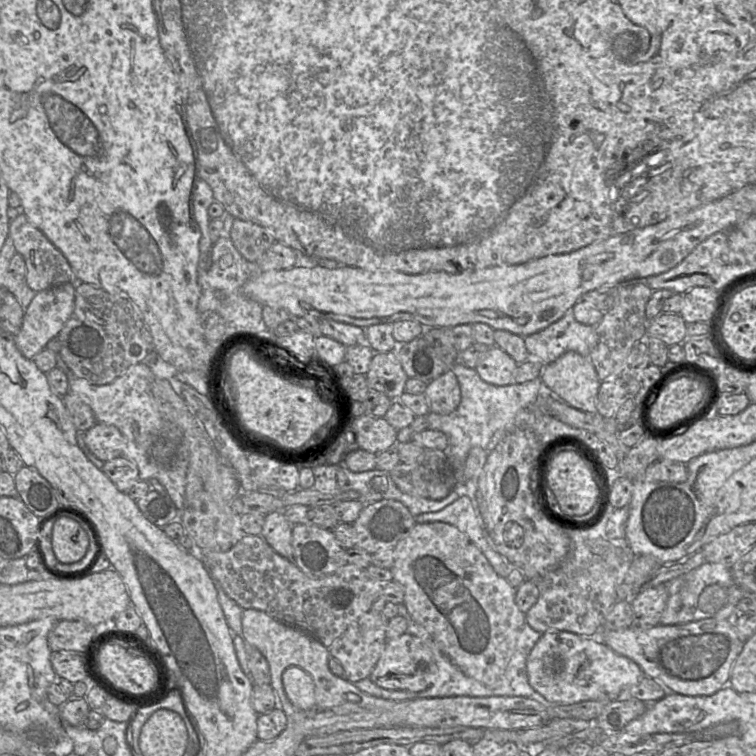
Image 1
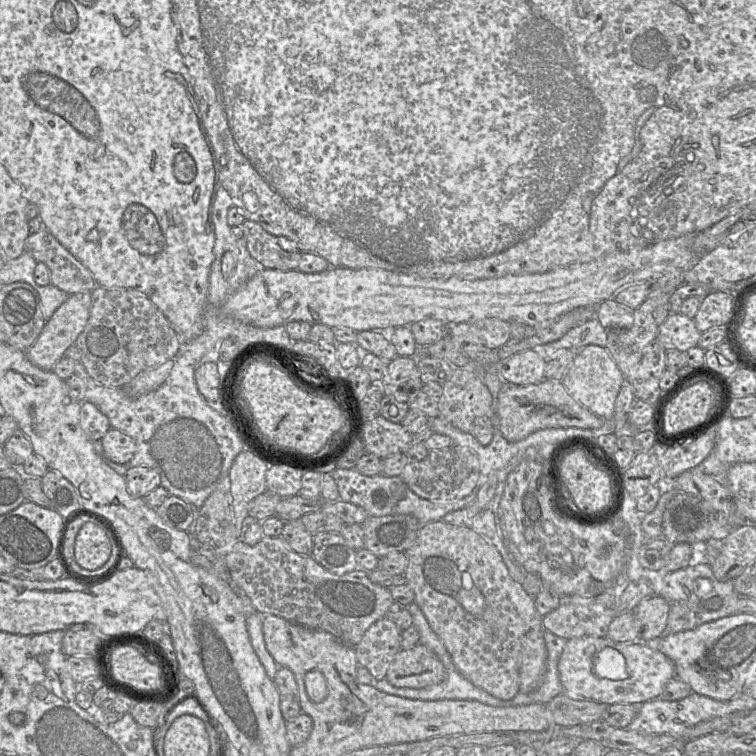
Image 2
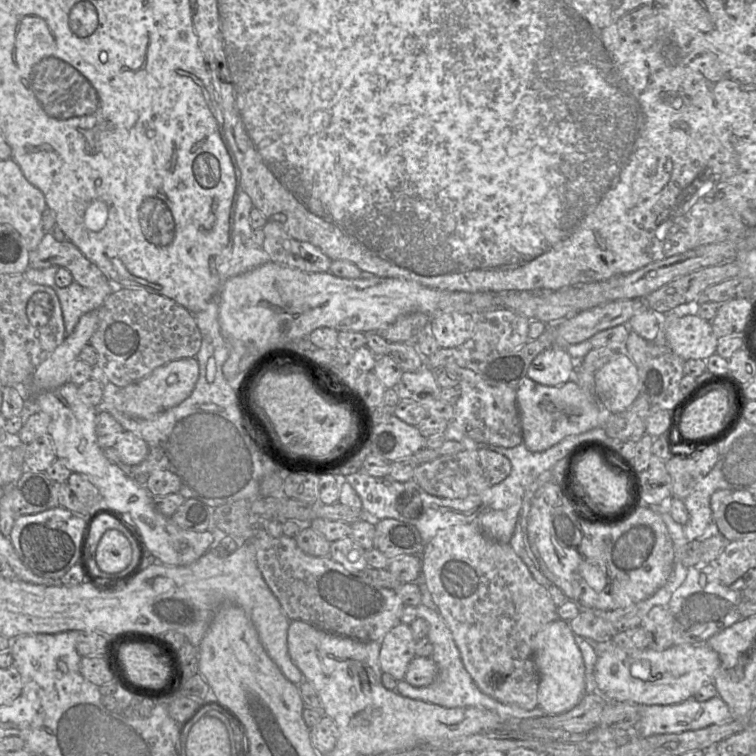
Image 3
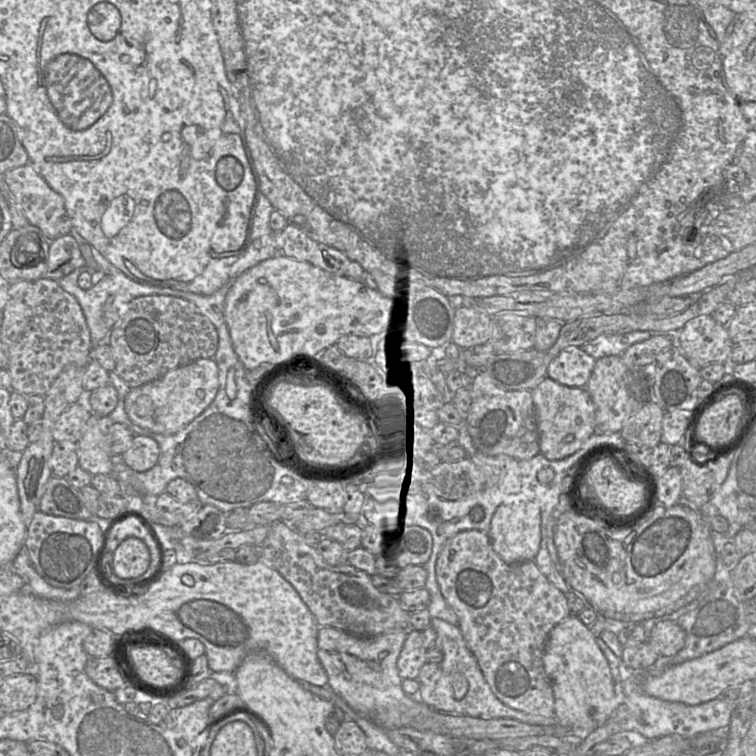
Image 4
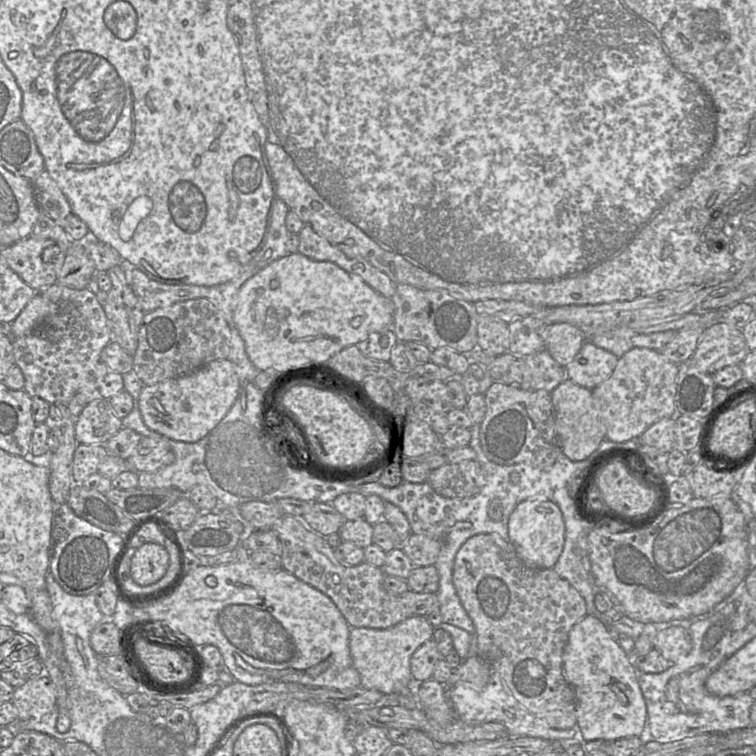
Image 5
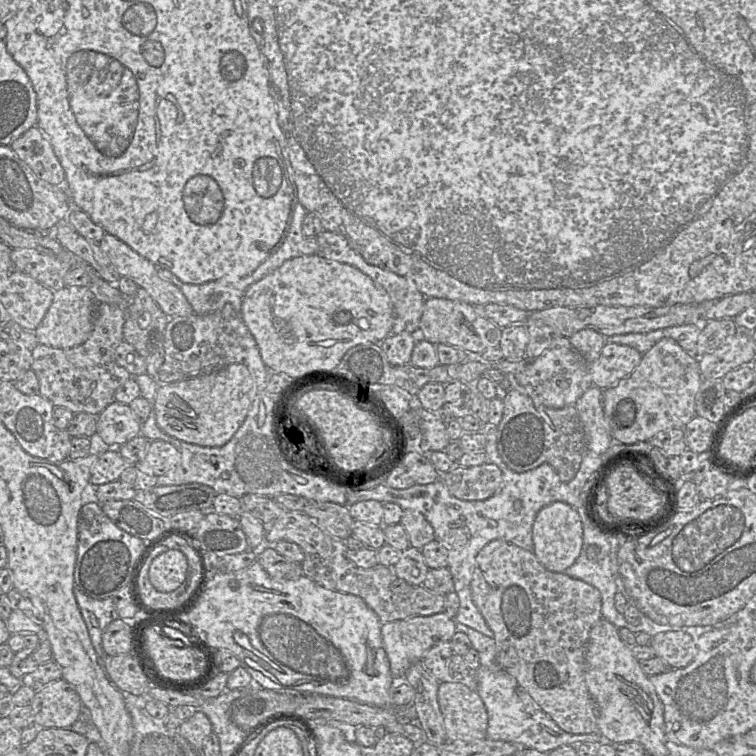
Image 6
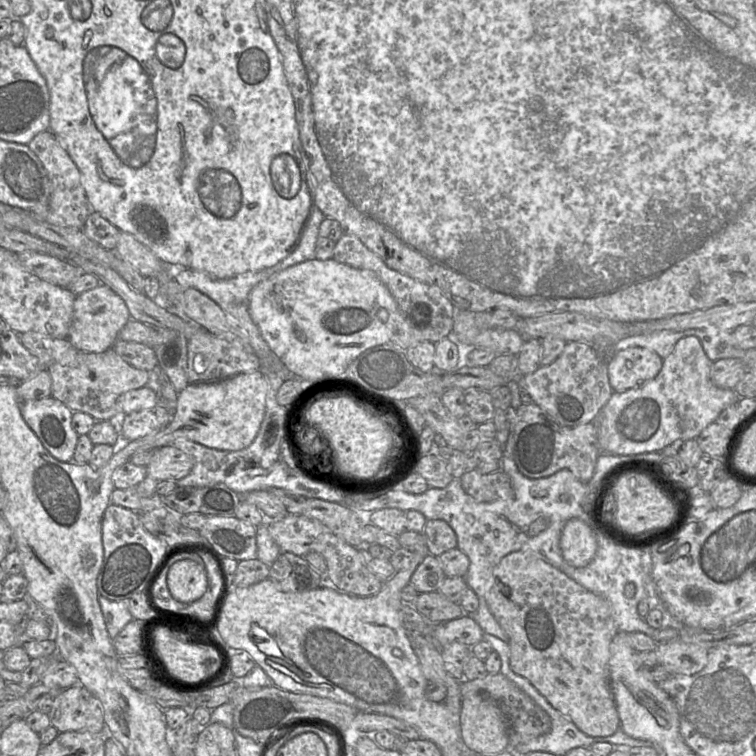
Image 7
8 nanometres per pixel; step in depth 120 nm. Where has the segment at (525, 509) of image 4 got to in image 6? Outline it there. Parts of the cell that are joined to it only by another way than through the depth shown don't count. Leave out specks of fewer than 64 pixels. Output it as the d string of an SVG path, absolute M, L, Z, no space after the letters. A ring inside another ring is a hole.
M553 502L542 508L533 524L533 553L539 562L553 572L564 573L578 559L583 545L583 522L577 509L564 502Z

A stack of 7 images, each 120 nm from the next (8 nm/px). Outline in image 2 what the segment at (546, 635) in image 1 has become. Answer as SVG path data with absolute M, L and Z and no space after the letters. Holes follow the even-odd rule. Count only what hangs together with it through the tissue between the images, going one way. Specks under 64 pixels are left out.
M575 637L566 644L557 662L562 685L562 694L575 700L593 700L605 705L641 704L659 698L668 681L675 678L673 661L664 653L652 648L646 642L614 642L607 637Z

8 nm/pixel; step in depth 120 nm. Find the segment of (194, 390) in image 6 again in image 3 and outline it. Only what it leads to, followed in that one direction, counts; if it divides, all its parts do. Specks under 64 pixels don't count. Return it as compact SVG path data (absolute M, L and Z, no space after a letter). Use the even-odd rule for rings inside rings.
M195 357L170 361L157 367L146 377L120 388L113 396L113 405L126 416L151 419L181 404L192 393L199 377L199 364Z

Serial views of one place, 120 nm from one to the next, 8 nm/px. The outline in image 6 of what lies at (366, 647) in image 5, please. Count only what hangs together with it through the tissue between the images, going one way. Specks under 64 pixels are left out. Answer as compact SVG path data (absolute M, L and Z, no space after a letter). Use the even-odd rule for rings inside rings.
M445 612L430 616L414 615L404 620L383 623L381 626L382 640L393 676L404 676L410 666L421 660L431 647L440 642L450 642L457 631L457 621Z

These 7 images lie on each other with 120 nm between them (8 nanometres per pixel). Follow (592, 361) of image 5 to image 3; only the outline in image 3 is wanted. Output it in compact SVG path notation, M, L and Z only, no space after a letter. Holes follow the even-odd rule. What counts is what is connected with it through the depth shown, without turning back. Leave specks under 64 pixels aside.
M550 347L535 357L527 378L545 386L558 386L572 380L576 368L577 362L566 348Z

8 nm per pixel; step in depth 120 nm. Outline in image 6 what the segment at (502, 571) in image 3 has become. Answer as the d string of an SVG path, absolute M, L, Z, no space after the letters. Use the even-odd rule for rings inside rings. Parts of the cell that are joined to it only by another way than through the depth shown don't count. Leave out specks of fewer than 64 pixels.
M494 540L488 543L477 555L475 570L471 581L472 599L490 629L496 643L496 664L499 668L512 675L518 684L524 688L535 702L547 713L558 726L566 732L573 734L590 734L598 732L598 709L594 699L589 693L585 679L585 654L589 634L593 626L602 619L602 597L600 591L592 585L581 580L569 577L565 573L547 570L536 558L533 551L526 551L516 544L505 540Z

